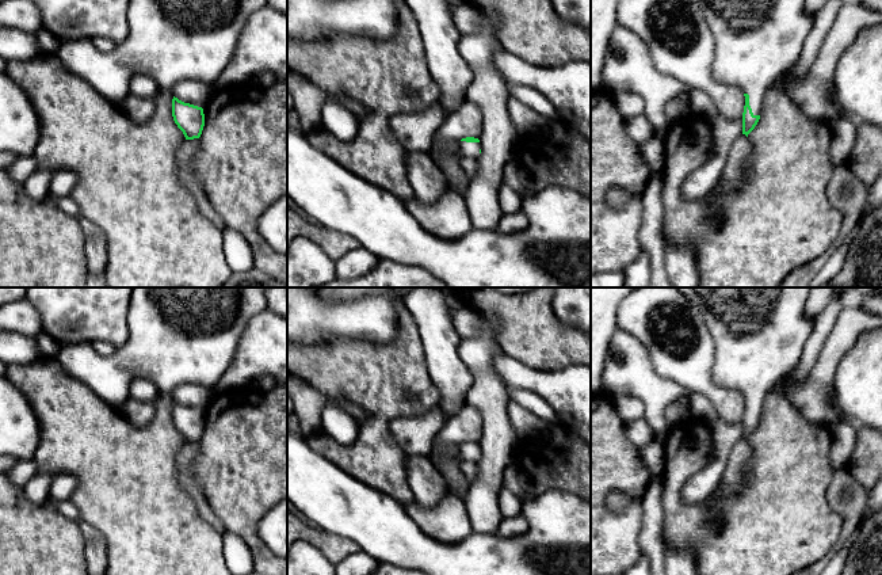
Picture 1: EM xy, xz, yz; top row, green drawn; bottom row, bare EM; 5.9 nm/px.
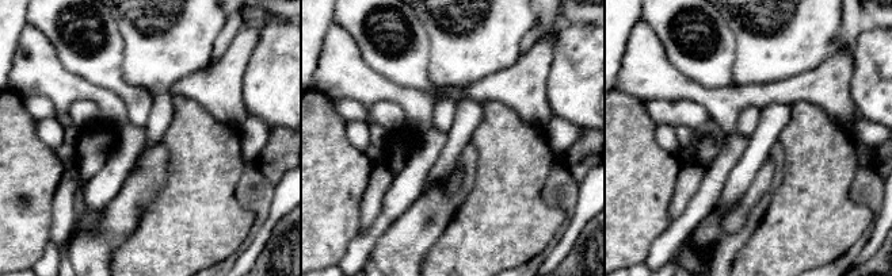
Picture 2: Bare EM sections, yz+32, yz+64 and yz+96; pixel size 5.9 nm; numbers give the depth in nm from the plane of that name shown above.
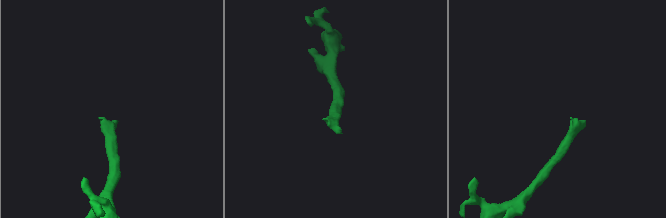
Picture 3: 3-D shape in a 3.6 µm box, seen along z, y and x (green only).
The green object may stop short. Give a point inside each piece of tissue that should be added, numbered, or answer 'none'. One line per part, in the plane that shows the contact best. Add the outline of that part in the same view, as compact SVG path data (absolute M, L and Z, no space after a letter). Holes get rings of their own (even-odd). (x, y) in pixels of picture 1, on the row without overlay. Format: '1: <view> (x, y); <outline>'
1: yz (758, 334); M675 288L703 313L713 340L711 380L749 399L753 419L760 419L770 389L794 369L816 320L803 316L812 288Z

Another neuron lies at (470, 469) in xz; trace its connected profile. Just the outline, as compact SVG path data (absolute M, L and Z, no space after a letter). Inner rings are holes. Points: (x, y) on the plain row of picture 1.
M459 461L459 468L462 473L465 475L469 485L473 484L477 479L478 475L478 465L477 462L473 461Z

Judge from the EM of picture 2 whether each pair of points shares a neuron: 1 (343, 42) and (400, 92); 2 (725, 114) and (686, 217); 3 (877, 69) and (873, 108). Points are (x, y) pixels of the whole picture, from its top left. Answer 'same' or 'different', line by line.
1: same
2: different
3: same

